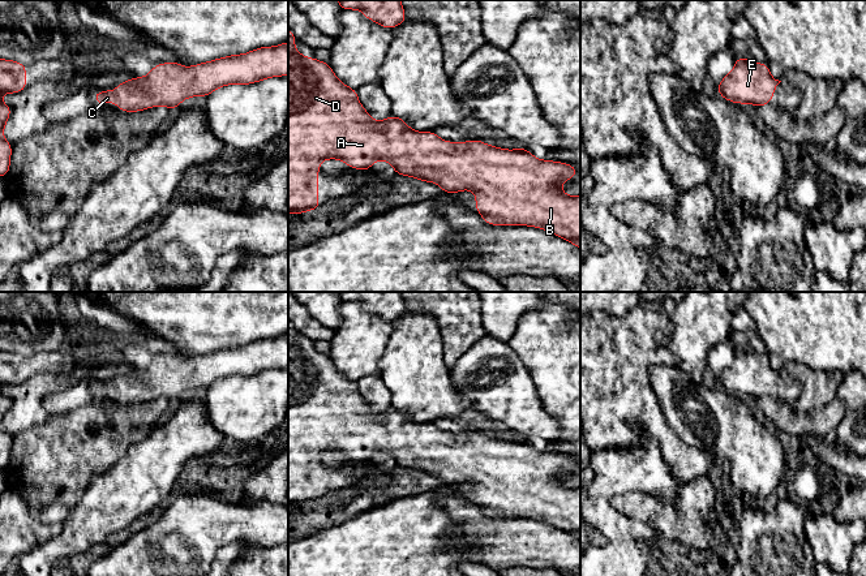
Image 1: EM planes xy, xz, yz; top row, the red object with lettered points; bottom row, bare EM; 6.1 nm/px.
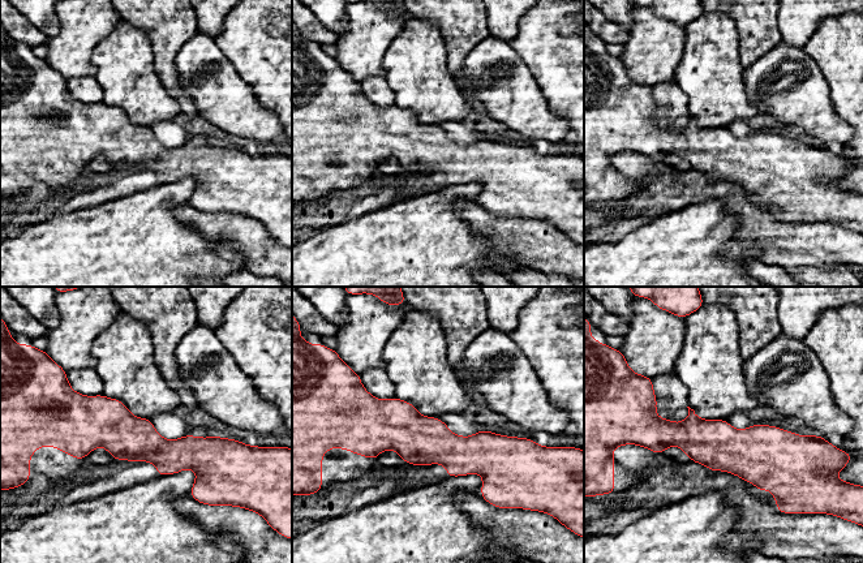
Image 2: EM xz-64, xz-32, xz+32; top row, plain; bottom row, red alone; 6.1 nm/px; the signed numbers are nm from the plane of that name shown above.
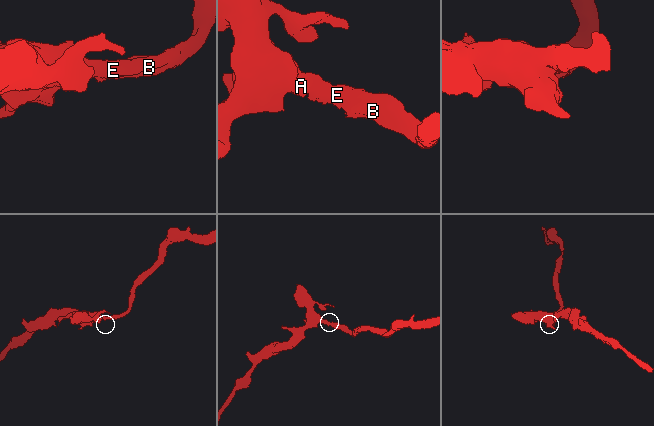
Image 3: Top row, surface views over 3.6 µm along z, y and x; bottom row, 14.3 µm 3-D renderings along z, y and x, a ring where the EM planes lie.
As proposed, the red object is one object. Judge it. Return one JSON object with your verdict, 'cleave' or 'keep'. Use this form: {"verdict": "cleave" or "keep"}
{"verdict": "keep"}

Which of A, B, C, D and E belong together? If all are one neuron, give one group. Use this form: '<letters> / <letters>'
A B C D E

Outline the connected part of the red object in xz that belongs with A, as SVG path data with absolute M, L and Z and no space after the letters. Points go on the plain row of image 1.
M288 321L288 506L320 502L320 455L327 451L344 454L353 461L368 463L374 454L389 454L396 467L436 474L445 486L471 482L476 486L475 499L489 517L527 517L545 521L580 541L580 487L566 487L561 476L578 468L573 456L540 452L527 440L506 442L477 431L462 435L441 431L434 424L415 424L394 407L374 413L359 394L355 381L336 370L329 354L304 349L295 343L296 328Z

